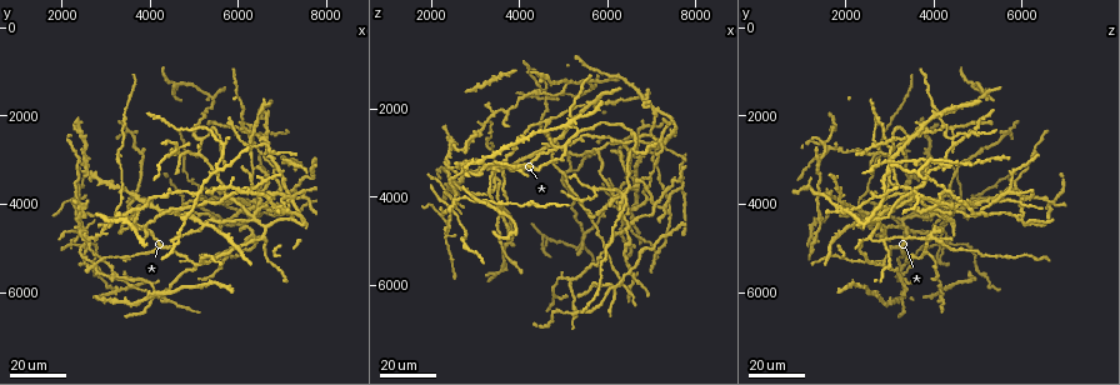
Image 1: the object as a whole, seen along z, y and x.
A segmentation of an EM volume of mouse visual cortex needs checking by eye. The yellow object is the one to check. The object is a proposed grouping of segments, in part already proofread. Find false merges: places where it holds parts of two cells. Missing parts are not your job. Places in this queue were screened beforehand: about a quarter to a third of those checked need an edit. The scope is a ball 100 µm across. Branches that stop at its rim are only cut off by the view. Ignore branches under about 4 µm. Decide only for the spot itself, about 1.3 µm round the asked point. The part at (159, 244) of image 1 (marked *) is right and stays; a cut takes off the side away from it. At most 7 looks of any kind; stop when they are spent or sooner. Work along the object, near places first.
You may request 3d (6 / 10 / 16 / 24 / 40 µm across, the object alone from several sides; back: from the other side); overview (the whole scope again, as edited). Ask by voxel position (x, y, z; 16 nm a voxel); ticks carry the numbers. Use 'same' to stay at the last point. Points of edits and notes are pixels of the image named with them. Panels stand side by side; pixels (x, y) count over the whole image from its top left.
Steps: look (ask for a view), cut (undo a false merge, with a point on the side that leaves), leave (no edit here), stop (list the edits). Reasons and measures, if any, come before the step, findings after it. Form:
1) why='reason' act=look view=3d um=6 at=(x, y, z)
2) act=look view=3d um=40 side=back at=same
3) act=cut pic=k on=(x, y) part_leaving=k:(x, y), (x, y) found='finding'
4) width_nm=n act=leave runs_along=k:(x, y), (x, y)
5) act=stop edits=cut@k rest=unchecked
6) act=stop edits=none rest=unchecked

why='three arms meet' act=look view=3d um=40 at=(6500, 4150, 2900)

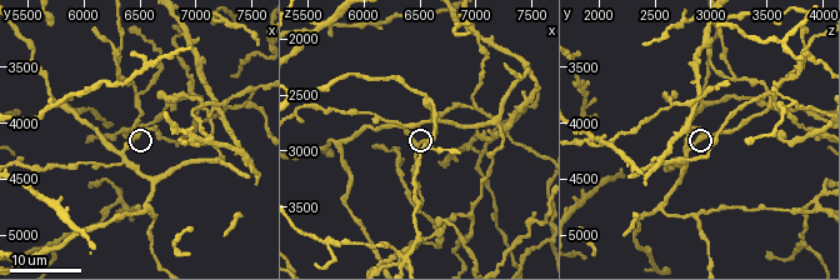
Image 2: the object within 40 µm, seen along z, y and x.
why='zoom in' act=look view=3d um=10 at=(6480, 4120, 2960)

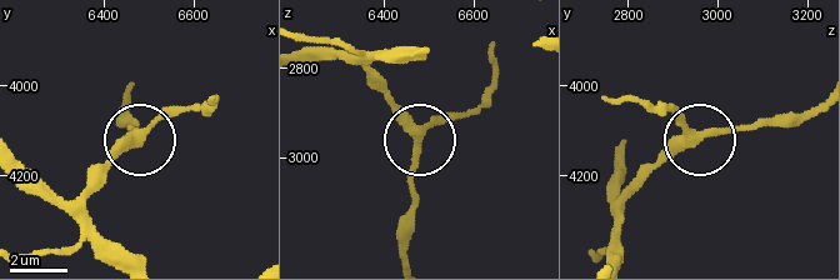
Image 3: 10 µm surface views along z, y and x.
side_arm_um=5 act=leave runs_along=3:(614, 253), (628, 195), (693, 145), (693, 130), (673, 104) found='continuous, no second cell'

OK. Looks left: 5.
why='two arms at a narrow angle' act=look view=3d um=40 at=(6300, 2650, 4450)

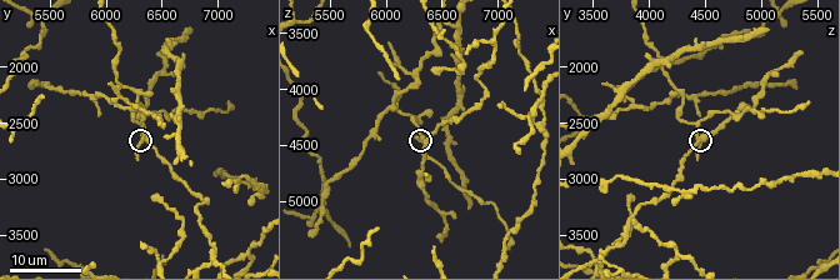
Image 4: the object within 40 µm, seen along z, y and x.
why='zoom in' act=look view=3d um=10 at=(6340, 2620, 4480)

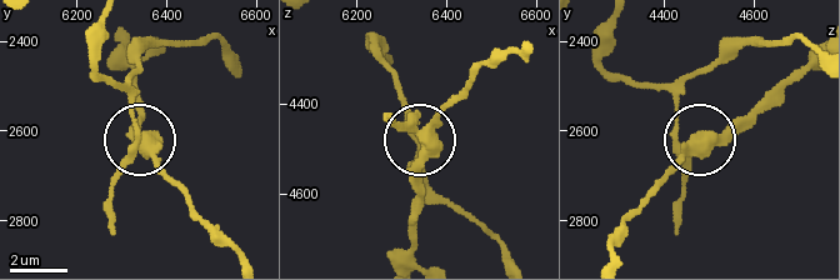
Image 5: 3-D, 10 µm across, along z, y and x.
act=leave found='all the same cell'

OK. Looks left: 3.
why='three-way junction' act=look view=3d um=40 at=(5200, 2500, 3400)

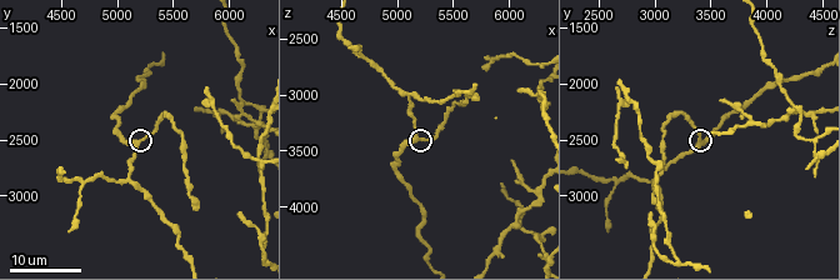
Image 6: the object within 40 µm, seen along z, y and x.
act=look view=3d um=10 at=(5140, 2520, 3400)

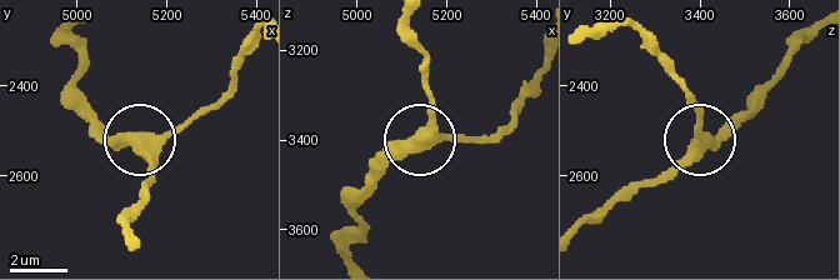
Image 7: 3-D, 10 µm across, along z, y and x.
width_nm=370 act=leave runs_along=7:(581, 224), (660, 180), (696, 138), (696, 111) found='one cell here'

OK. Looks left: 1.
act=stop edits=none rest=unchecked

